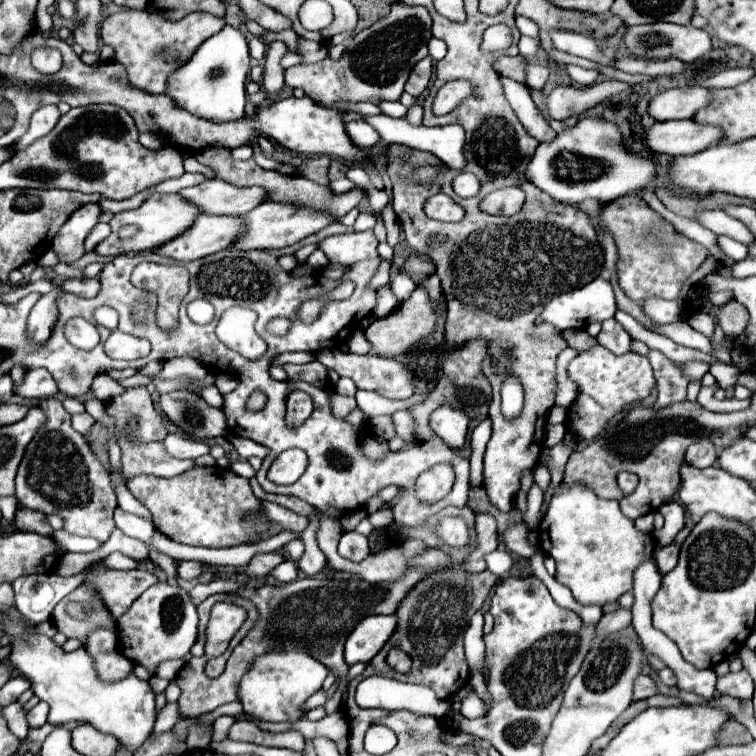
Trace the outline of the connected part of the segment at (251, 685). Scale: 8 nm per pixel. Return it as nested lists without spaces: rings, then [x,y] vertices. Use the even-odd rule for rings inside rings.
[[[286,650],[286,652],[264,652],[260,654],[250,670],[242,676],[238,684],[238,700],[244,706],[246,714],[252,714],[258,720],[266,722],[296,722],[306,716],[304,702],[322,688],[322,682],[328,674],[328,668],[322,662],[316,662],[304,650]]]

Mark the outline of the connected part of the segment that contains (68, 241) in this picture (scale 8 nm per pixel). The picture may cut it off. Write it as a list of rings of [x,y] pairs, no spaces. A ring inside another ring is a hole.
[[[82,204],[60,228],[56,238],[52,240],[52,248],[56,250],[62,262],[72,264],[84,254],[84,238],[98,224],[100,214],[102,214],[100,204]]]

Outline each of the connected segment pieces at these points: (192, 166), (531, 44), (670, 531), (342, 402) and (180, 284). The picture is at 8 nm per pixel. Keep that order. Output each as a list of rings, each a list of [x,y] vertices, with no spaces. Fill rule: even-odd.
[[[194,156],[184,159],[183,166],[186,172],[197,172],[203,174],[208,179],[208,172],[211,177],[215,177],[214,171],[201,163]]]
[[[522,36],[520,42],[518,42],[518,50],[520,50],[520,56],[524,56],[526,60],[532,60],[536,56],[536,50],[538,50],[538,38],[528,38],[528,36]]]
[[[668,502],[660,508],[662,516],[666,518],[666,524],[660,532],[652,532],[656,542],[662,546],[662,544],[670,544],[672,538],[682,530],[684,526],[684,508],[678,504],[678,502]]]
[[[336,396],[336,404],[332,404],[332,414],[336,414],[336,418],[344,418],[352,408],[356,406],[354,398],[344,398],[344,396]]]
[[[142,262],[132,272],[132,284],[142,290],[156,292],[158,310],[156,320],[160,328],[172,330],[178,324],[178,310],[188,294],[188,270],[180,264]]]

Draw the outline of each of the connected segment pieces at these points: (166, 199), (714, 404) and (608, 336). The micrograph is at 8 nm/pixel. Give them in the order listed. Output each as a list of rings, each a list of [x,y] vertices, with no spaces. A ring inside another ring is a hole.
[[[152,194],[140,208],[136,210],[126,210],[126,212],[120,212],[116,214],[112,220],[110,220],[110,226],[112,226],[112,234],[102,240],[98,246],[96,246],[96,252],[102,254],[102,256],[118,256],[118,254],[128,254],[128,252],[142,252],[142,250],[154,250],[162,244],[166,244],[168,240],[180,236],[182,232],[186,232],[194,220],[202,214],[202,210],[182,198],[180,194]],[[126,224],[136,224],[140,228],[140,232],[132,238],[126,238],[126,240],[120,240],[118,238],[118,230]]]
[[[702,386],[700,394],[698,394],[698,404],[704,406],[710,412],[736,412],[736,410],[744,410],[748,408],[750,400],[716,400],[714,398],[714,390],[716,386]]]
[[[608,318],[602,322],[602,332],[598,334],[598,342],[612,350],[614,354],[626,354],[630,352],[630,334],[622,328],[620,322],[616,322],[616,318]]]

